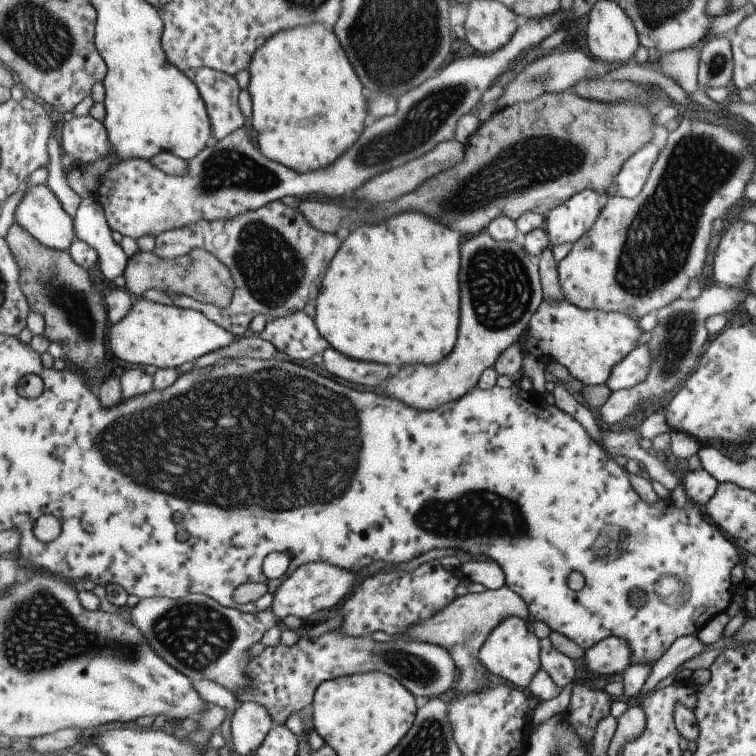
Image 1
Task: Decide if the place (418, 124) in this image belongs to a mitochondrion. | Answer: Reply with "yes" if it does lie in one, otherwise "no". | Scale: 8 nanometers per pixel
yes

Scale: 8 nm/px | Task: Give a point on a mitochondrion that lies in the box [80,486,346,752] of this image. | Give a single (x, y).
(193, 634)

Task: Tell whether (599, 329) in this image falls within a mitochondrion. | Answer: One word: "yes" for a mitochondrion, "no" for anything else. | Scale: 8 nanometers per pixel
no

